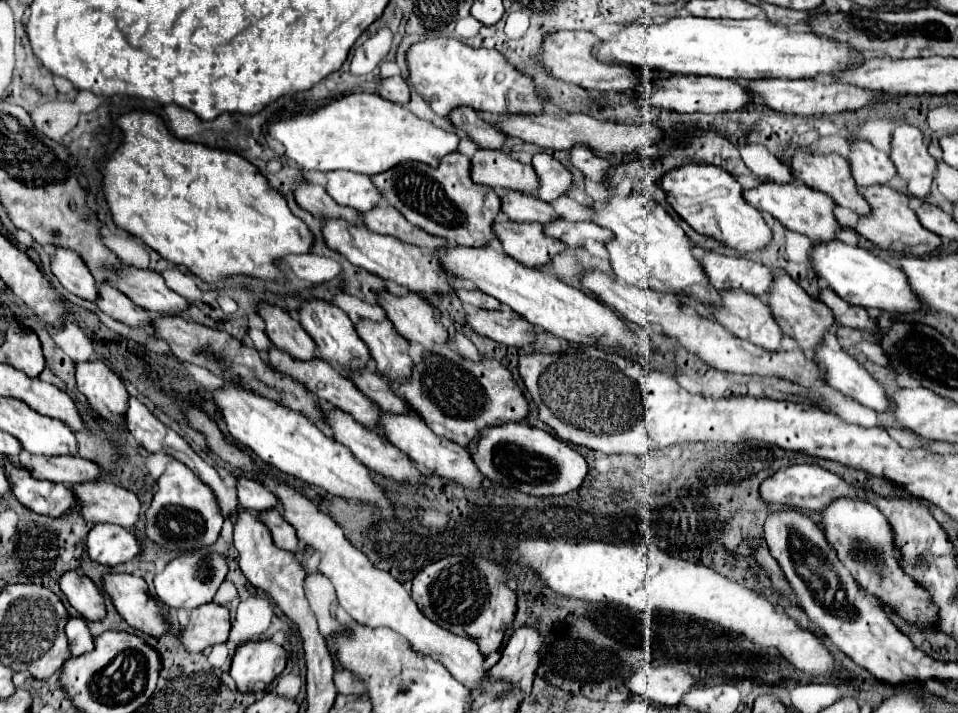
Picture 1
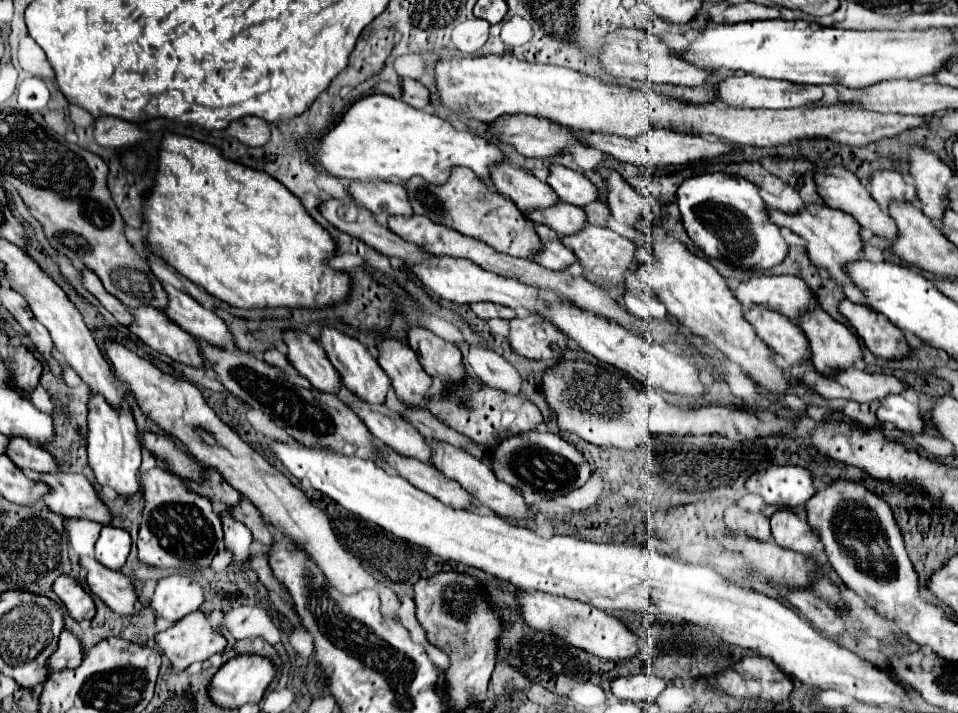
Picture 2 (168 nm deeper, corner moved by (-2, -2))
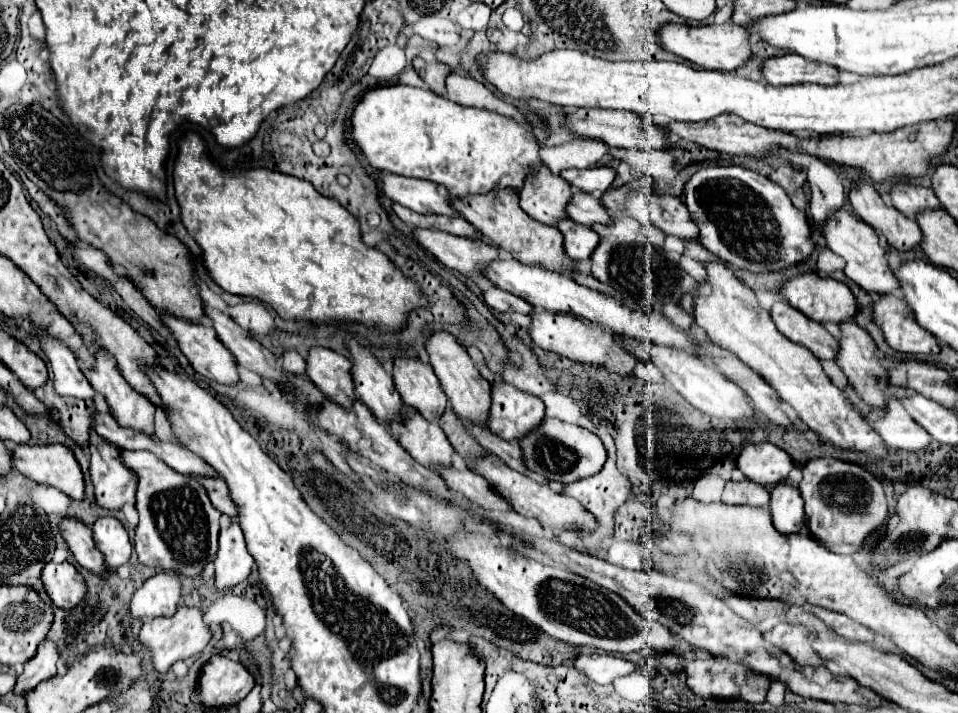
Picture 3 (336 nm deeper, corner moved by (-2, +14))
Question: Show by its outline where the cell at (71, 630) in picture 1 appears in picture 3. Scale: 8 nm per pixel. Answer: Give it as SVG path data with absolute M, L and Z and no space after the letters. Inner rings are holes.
M45 640L43 644L39 644L37 654L33 660L29 660L23 668L23 672L17 678L17 684L13 688L15 694L27 694L31 692L39 682L53 678L57 674L55 664L59 660L59 650L55 648L53 642Z

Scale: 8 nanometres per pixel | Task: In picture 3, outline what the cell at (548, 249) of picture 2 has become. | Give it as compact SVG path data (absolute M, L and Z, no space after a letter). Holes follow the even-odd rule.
M561 220L557 224L557 228L565 236L565 250L573 260L583 262L583 260L591 258L591 252L599 244L597 232L593 232L589 226L581 226L573 220Z

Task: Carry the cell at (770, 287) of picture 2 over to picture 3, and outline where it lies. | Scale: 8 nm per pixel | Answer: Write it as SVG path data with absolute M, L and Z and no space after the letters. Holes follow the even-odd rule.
M799 274L799 276L789 278L781 286L781 294L791 306L805 312L805 316L809 316L811 320L817 320L817 322L823 322L823 324L841 326L845 322L853 322L853 318L859 312L857 300L855 300L855 296L853 296L853 292L849 290L847 284L833 280L833 278L821 278L817 274Z

